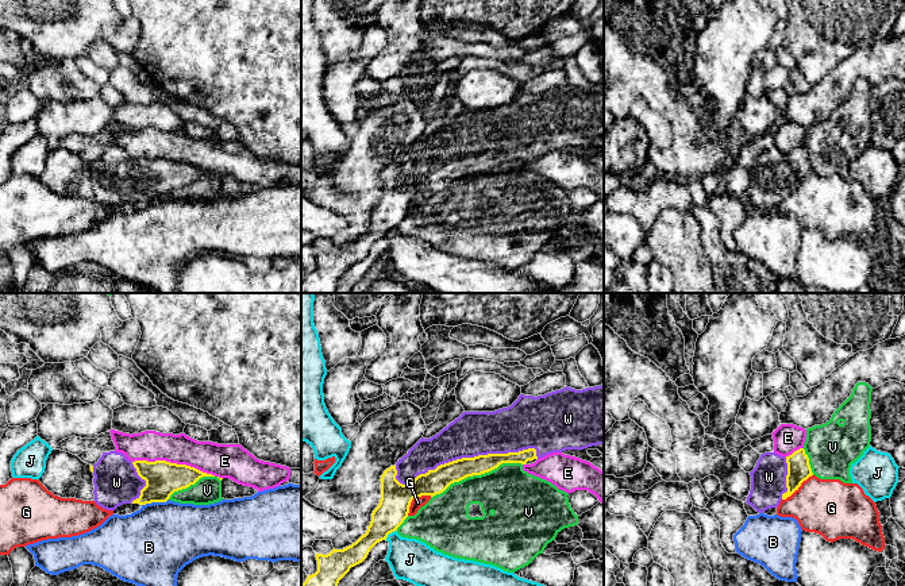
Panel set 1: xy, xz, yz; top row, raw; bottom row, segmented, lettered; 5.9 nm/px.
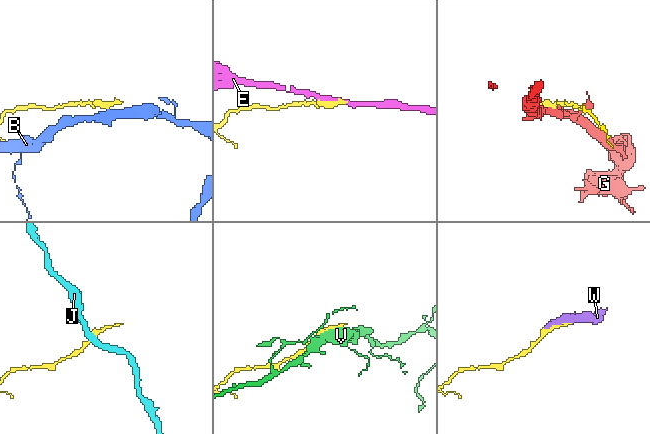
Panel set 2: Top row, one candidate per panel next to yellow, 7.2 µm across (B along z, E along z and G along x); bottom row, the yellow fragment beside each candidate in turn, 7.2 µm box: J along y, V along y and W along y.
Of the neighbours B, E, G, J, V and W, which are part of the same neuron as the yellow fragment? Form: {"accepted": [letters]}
{"accepted": ["W"]}

